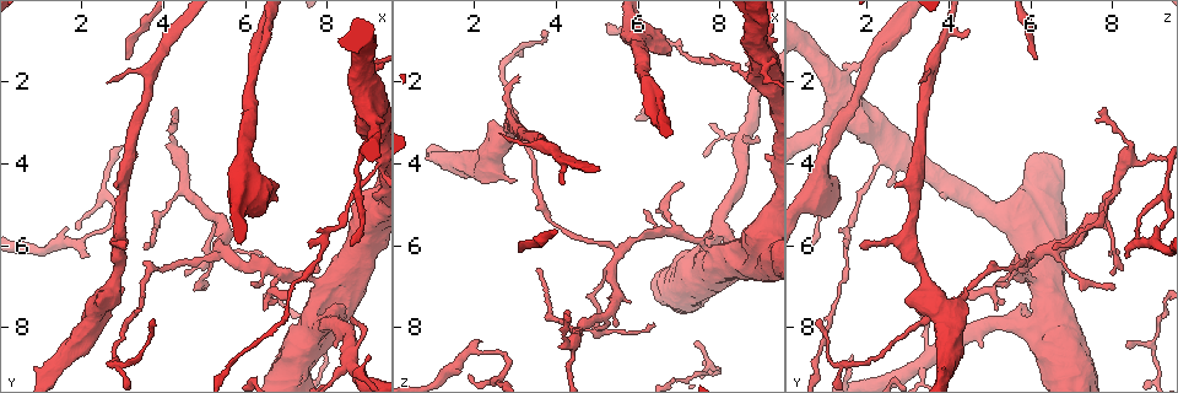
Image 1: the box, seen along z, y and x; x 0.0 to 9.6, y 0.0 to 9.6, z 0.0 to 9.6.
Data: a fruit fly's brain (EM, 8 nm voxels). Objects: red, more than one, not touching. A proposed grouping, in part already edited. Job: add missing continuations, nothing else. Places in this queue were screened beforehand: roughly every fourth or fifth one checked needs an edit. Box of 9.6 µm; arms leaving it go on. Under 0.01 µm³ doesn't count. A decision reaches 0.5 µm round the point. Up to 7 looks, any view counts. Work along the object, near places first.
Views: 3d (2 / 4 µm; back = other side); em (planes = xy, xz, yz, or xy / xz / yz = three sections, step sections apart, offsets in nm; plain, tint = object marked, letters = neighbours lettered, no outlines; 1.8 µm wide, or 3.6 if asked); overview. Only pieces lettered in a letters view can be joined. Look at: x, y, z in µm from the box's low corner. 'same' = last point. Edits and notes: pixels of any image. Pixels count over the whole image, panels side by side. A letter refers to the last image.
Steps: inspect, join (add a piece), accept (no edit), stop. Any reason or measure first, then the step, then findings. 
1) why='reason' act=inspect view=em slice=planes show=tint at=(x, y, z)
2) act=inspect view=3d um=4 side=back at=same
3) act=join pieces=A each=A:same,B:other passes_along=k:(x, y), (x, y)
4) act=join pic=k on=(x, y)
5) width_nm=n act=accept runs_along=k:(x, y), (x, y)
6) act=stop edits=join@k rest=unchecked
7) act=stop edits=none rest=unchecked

why='thin end' act=inspect view=em slice=planes show=letters at=(3.05, 6.10, 2.10)

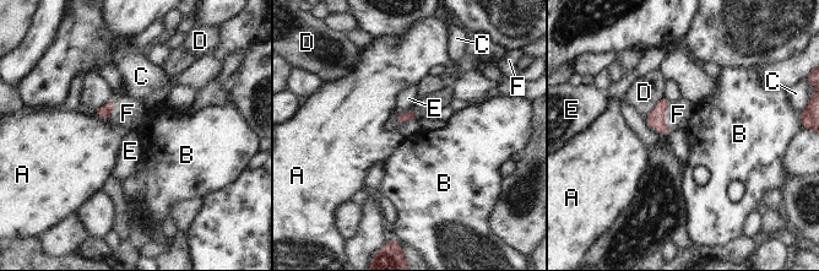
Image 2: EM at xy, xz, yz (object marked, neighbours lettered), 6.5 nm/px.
act=accept each=A:other,B:other,C:other,D:other,E:other,F:other border=2:(643, 118), (663, 135), (673, 131) found='none of them fits'

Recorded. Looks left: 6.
why='an open end' act=inspect view=3d um=2 side=back at=(7.55, 6.00, 1.45)

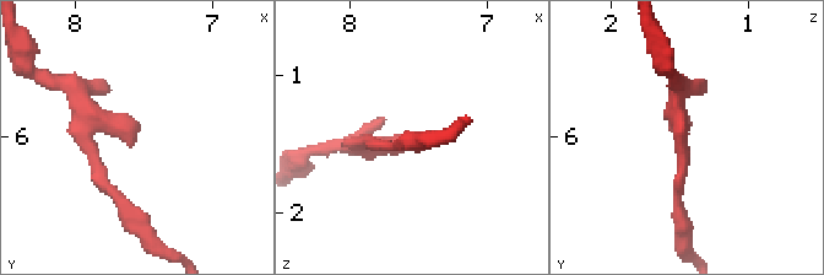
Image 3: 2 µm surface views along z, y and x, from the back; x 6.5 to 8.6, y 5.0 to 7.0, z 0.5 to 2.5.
why='now the EM' act=inspect view=em slice=xz step=8 show=letters at=(7.52, 5.94, 1.48)

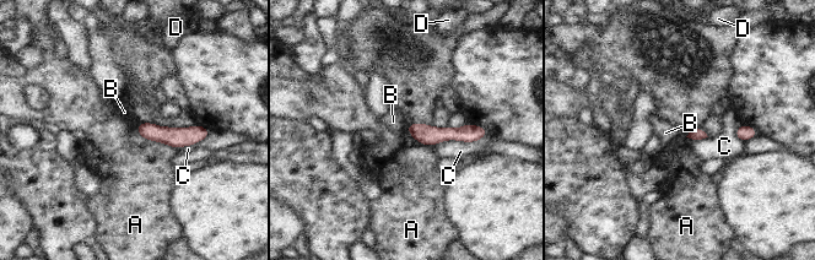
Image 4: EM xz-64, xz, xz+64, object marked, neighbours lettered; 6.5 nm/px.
act=accept each=A:other,B:other,C:other,D:other border=4:(136, 123), (139, 135), (173, 149) found='no lettered piece goes on from it'

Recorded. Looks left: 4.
why='free end' act=inspect view=em slice=planes show=letters at=(4.10, 0.80, 4.50)

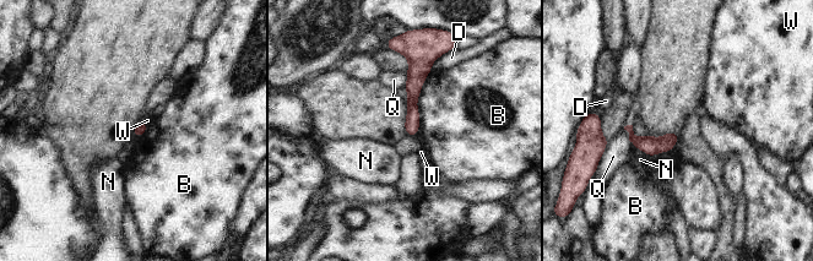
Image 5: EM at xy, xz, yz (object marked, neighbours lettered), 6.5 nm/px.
act=accept each=B:other,D:other,N:other,Q:other,W:other border=5:(432, 70), (417, 101), (417, 134) found='none of them fits'

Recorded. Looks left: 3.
act=stop edits=none rest=unchecked

